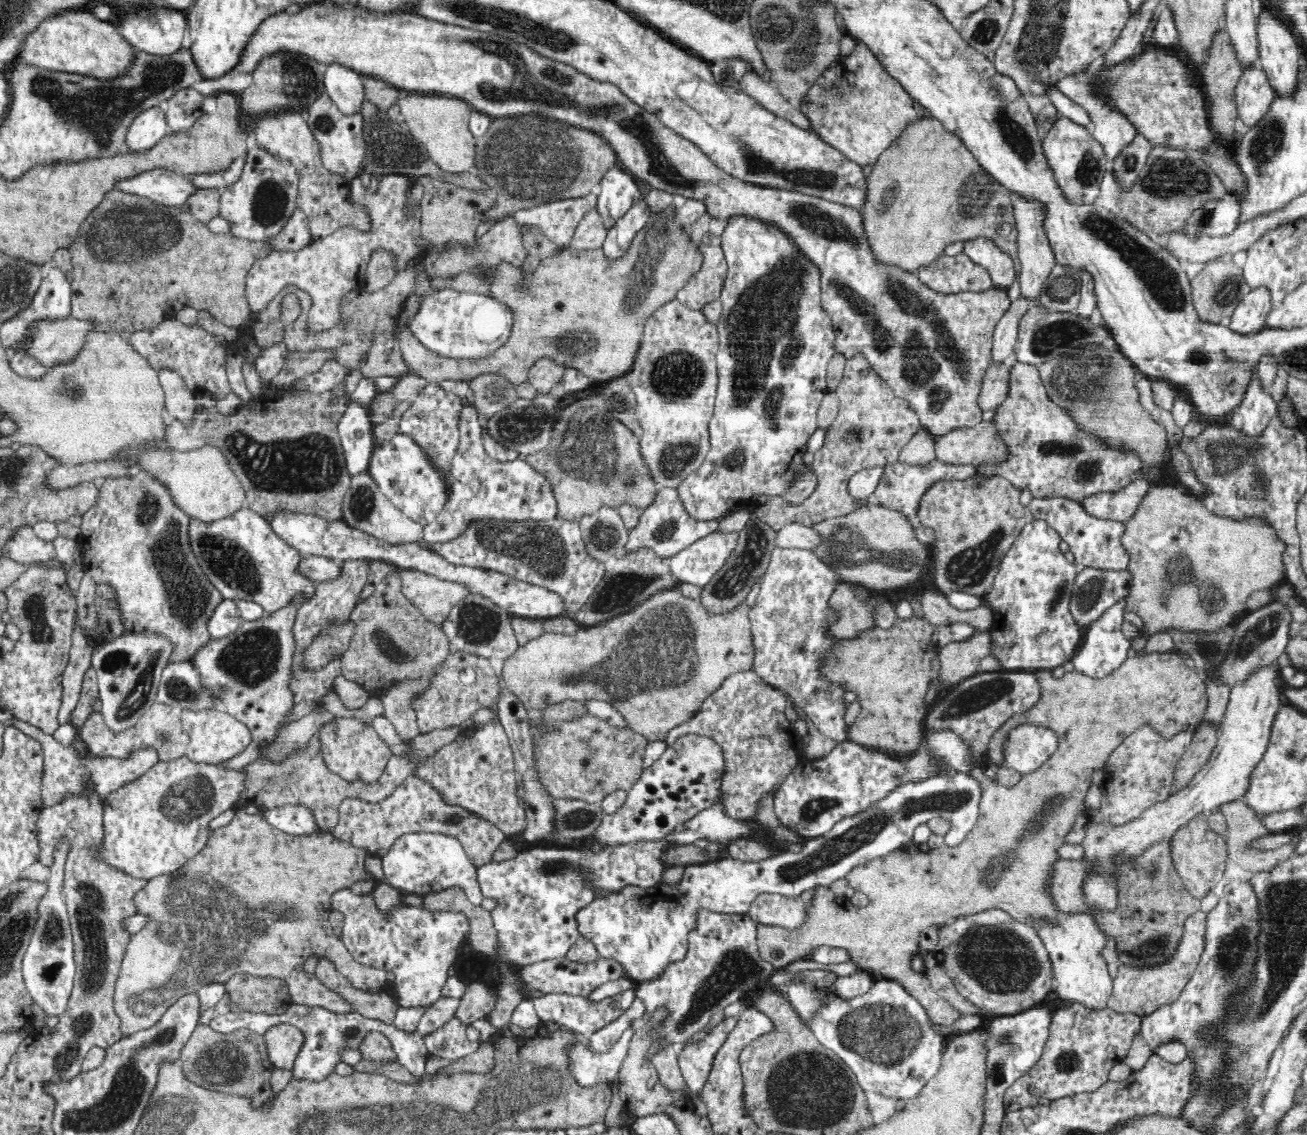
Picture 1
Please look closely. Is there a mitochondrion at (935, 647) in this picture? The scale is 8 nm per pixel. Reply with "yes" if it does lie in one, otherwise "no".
no

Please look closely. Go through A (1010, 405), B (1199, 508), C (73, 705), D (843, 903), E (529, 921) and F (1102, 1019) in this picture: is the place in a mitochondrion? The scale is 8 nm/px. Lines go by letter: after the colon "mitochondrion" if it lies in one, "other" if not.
A: other
B: other
C: other
D: other
E: other
F: other

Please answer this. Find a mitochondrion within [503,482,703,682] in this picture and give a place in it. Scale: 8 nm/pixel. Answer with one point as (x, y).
(621, 590)

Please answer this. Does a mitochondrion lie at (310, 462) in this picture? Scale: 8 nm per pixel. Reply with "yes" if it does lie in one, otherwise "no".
yes

